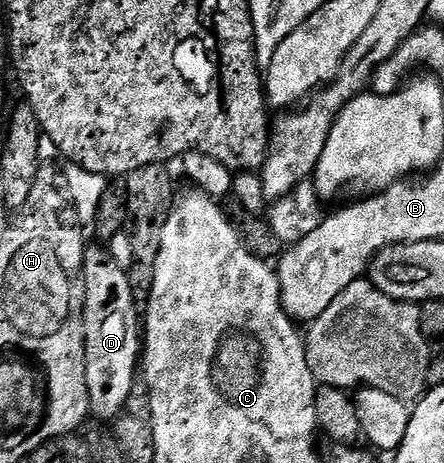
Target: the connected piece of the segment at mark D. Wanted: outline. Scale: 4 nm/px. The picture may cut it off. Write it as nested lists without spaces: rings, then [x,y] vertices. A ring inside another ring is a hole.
[[[87,246],[82,276],[86,286],[84,321],[90,415],[112,421],[120,413],[124,401],[128,401],[140,367],[140,311],[132,297],[127,268],[116,265],[105,246]]]

